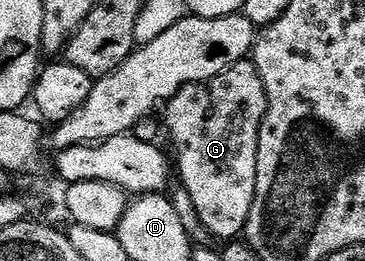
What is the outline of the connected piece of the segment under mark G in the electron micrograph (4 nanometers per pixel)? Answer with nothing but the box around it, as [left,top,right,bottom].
[164,59,268,243]

